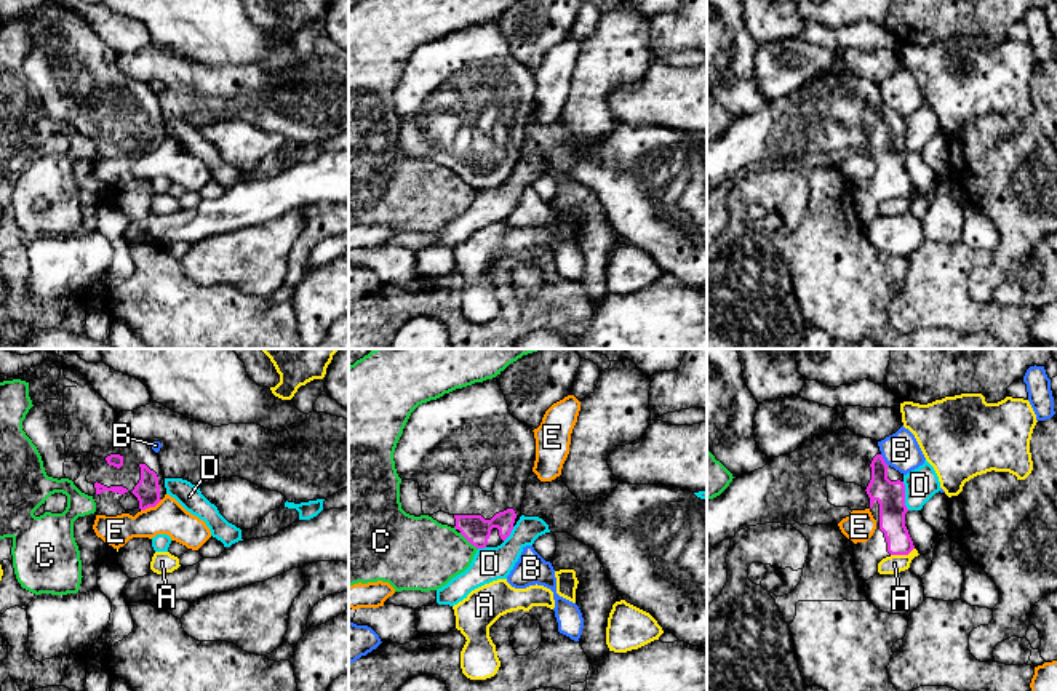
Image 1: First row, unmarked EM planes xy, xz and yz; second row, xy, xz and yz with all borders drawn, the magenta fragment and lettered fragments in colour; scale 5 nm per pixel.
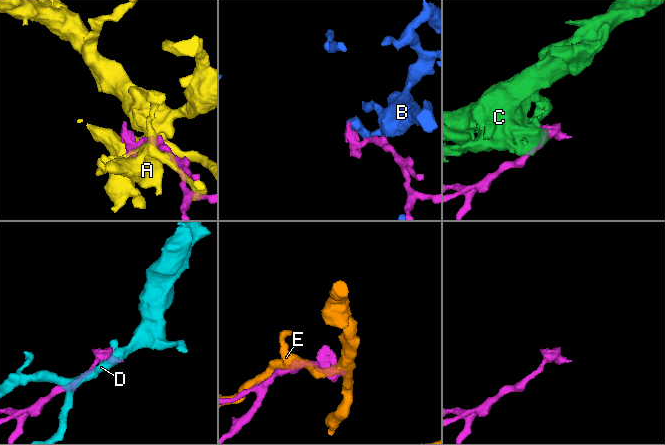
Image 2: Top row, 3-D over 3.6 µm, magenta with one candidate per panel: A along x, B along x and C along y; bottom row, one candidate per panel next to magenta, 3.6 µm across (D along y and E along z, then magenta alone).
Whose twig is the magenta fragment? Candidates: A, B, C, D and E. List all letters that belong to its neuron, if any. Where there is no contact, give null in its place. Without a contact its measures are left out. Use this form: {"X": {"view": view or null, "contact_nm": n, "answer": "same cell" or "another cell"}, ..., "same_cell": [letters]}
{"A": {"view": "yz", "contact_nm": 130, "answer": "another cell"}, "B": {"view": "yz", "contact_nm": 70, "answer": "another cell"}, "C": {"view": "xz", "contact_nm": 130, "answer": "another cell"}, "D": {"view": "yz", "contact_nm": 150, "answer": "another cell"}, "E": {"view": "xy", "contact_nm": 130, "answer": "another cell"}, "same_cell": []}

